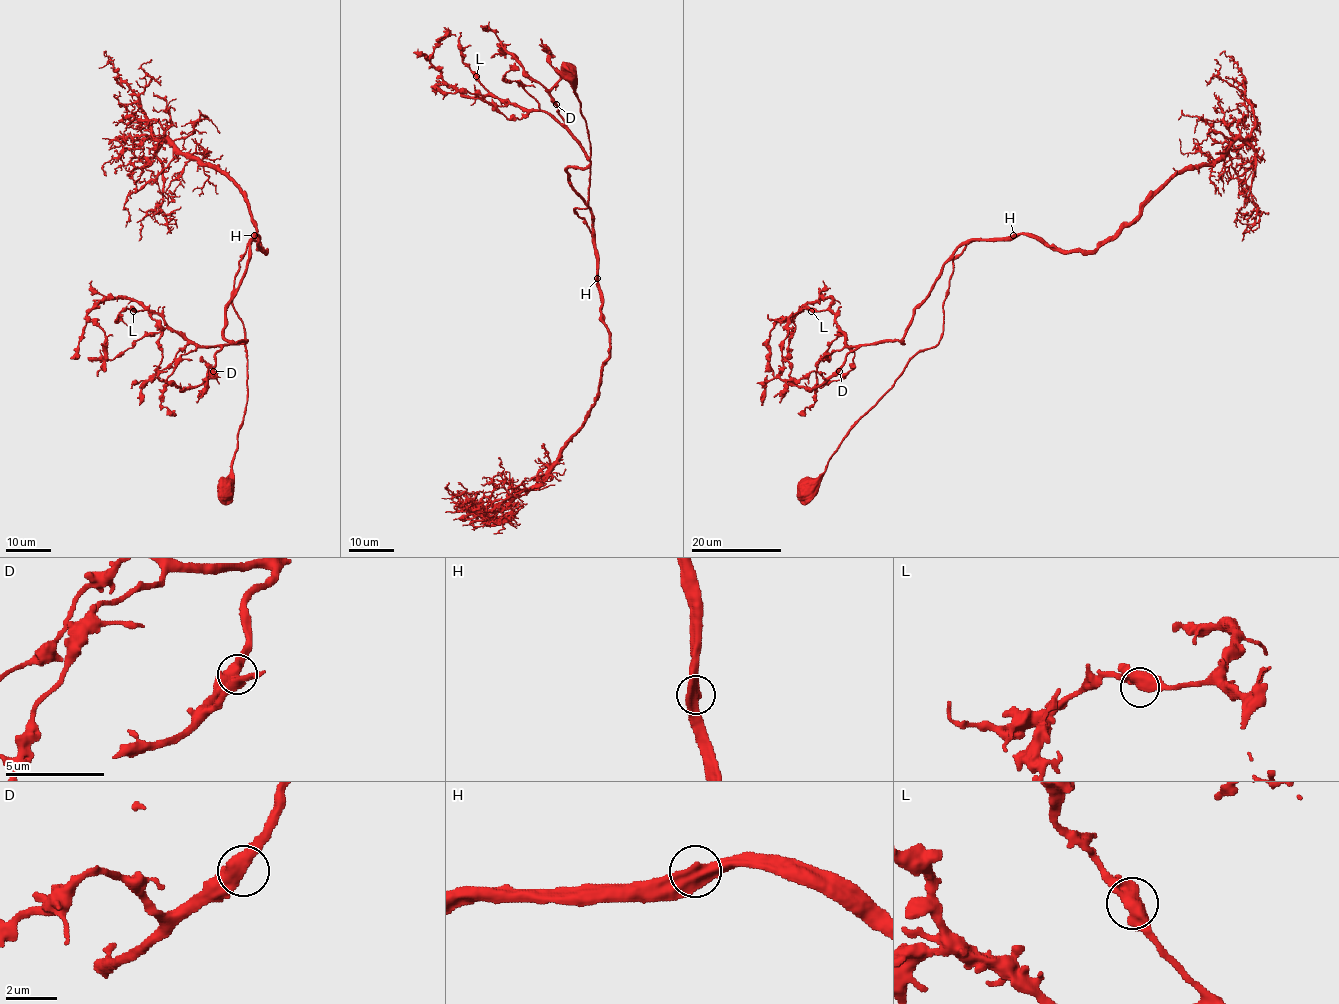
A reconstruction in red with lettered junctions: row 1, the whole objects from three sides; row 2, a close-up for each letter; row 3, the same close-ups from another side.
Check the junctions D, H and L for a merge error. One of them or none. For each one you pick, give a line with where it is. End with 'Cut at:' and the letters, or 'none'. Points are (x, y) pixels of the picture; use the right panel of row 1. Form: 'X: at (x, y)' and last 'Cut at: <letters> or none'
Cut at: none

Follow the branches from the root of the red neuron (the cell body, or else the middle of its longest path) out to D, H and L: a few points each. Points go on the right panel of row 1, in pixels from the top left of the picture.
D: (807, 484), (905, 364), (938, 343), (953, 260), (964, 245), (914, 310), (902, 344), (858, 346), (839, 371)
H: (807, 484), (824, 471), (847, 432), (892, 385), (905, 364), (938, 343), (953, 260), (972, 240), (1014, 236)
L: (807, 484), (905, 364), (938, 343), (965, 246), (902, 344), (847, 346), (833, 313), (811, 311)

